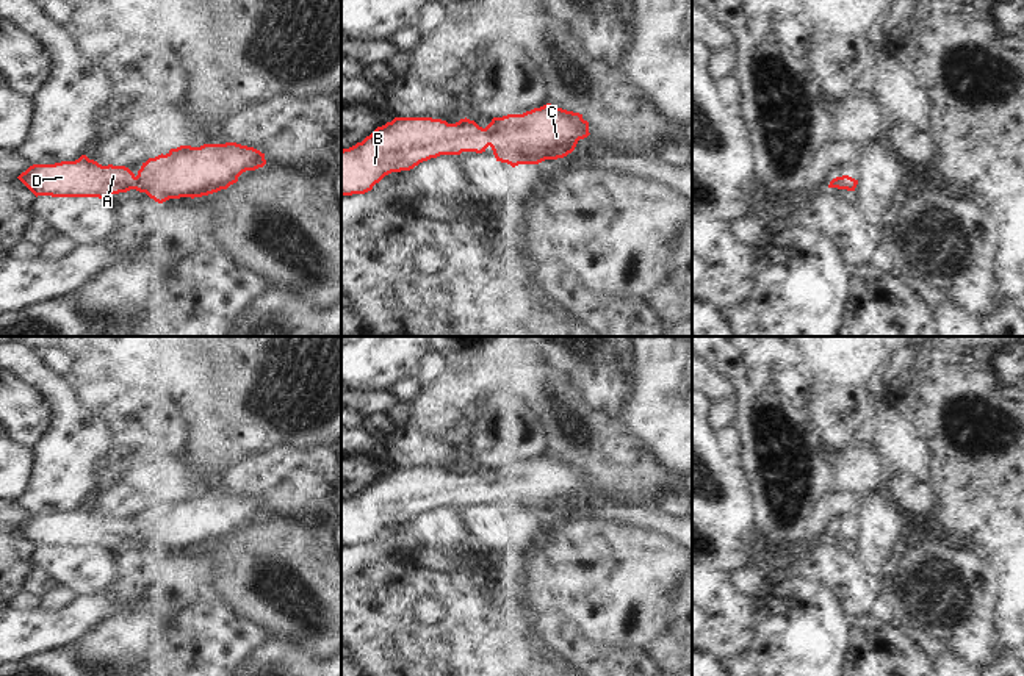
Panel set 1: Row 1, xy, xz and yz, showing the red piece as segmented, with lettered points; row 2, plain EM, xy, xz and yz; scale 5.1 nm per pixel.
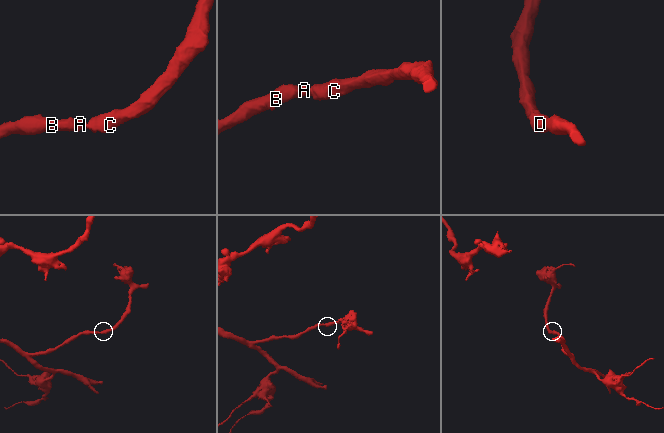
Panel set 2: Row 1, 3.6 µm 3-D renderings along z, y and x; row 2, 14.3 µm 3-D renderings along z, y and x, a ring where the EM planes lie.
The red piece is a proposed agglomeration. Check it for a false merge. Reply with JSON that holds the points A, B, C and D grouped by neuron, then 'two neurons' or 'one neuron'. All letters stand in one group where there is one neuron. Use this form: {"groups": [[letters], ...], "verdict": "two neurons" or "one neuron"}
{"groups": [["A", "B", "C", "D"]], "verdict": "one neuron"}

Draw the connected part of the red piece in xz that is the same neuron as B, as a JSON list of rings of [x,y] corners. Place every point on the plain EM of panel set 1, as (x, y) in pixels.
[[[551,454],[523,465],[493,468],[485,479],[467,468],[456,474],[395,468],[362,493],[341,501],[341,546],[365,545],[385,526],[410,521],[431,509],[482,504],[489,496],[496,512],[512,518],[539,515],[567,507],[589,485],[582,465]]]

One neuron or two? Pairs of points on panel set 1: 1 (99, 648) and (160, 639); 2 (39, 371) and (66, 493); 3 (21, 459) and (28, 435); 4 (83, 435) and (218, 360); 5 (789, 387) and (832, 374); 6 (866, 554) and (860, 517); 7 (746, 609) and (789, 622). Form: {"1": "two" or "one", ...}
{"1": "one", "2": "one", "3": "two", "4": "two", "5": "two", "6": "two", "7": "two"}

